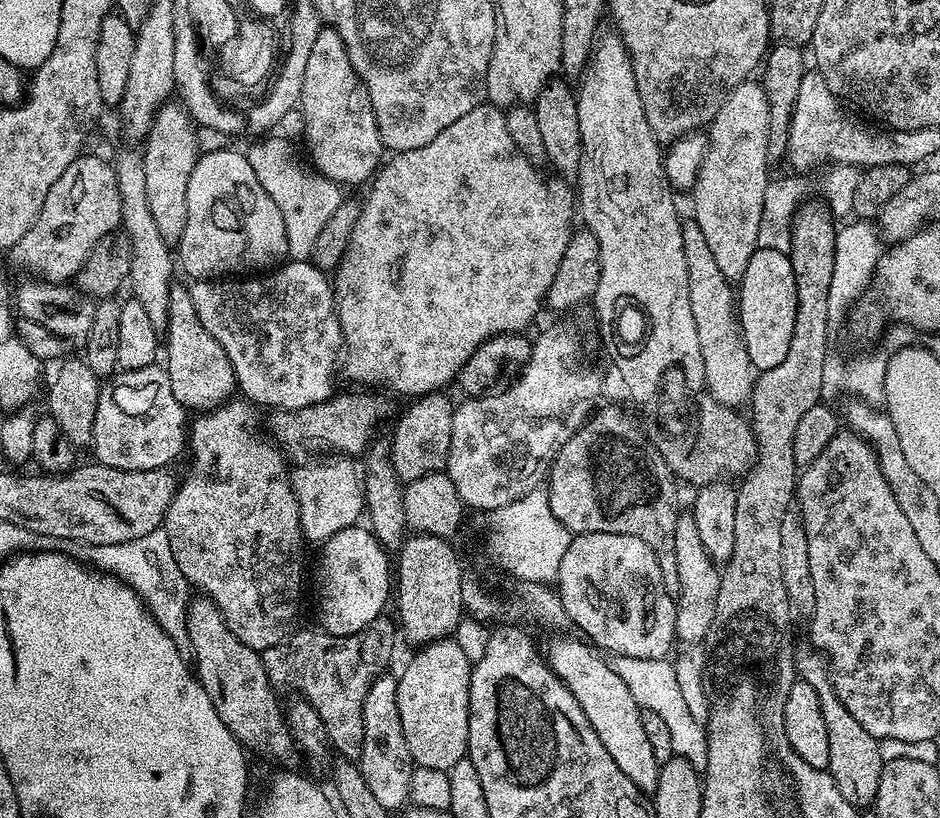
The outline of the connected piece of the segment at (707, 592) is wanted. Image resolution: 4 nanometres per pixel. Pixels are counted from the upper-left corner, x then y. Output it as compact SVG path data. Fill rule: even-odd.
M680 514L676 517L674 526L674 558L678 562L679 592L675 593L676 602L676 639L684 646L696 646L699 642L707 641L708 631L714 622L714 606L718 606L718 590L720 589L720 573L718 565L706 554L706 546L702 546L702 537L698 534L698 526L694 526L691 514Z

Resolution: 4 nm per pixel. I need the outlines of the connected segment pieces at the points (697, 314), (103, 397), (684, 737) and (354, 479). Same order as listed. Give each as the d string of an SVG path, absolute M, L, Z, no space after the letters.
M695 218L682 223L682 246L686 250L686 274L690 286L690 310L694 313L694 326L698 330L698 347L702 349L702 366L707 395L735 410L742 409L752 399L752 387L756 385L757 371L752 367L750 354L746 354L744 336L738 327L733 281L718 270L714 253L706 243L706 234Z
M155 363L138 370L120 370L108 383L101 387L98 414L94 416L90 452L96 455L95 463L127 472L168 468L183 448L185 451L190 416L174 398L167 367Z
M629 656L607 657L610 670L626 682L630 694L634 694L634 702L639 708L654 710L666 722L670 729L672 739L672 751L677 757L686 759L697 770L704 770L708 767L708 733L705 725L690 714L690 709L686 703L686 697L678 687L678 674L676 665L671 659L665 658L630 658Z
M328 458L325 464L312 464L291 473L292 489L298 498L300 521L307 541L323 545L325 540L334 538L338 530L346 530L365 515L364 482L361 469L356 469L351 459Z

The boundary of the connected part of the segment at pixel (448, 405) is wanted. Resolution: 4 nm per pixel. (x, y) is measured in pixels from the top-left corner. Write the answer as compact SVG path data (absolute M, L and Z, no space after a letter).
M443 391L430 392L411 401L412 404L400 416L390 443L394 470L402 482L422 478L427 472L439 472L447 465L450 454L450 430L452 429L453 401L444 397Z

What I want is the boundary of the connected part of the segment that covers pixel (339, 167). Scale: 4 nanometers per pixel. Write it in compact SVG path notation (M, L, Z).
M324 26L314 38L298 108L304 111L304 136L312 151L315 171L341 186L367 185L375 177L380 155L385 155L386 149L378 134L378 118L374 118L370 94L358 78L338 30Z

